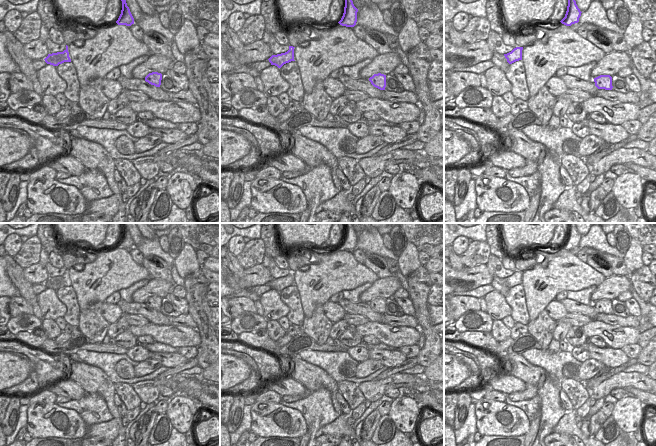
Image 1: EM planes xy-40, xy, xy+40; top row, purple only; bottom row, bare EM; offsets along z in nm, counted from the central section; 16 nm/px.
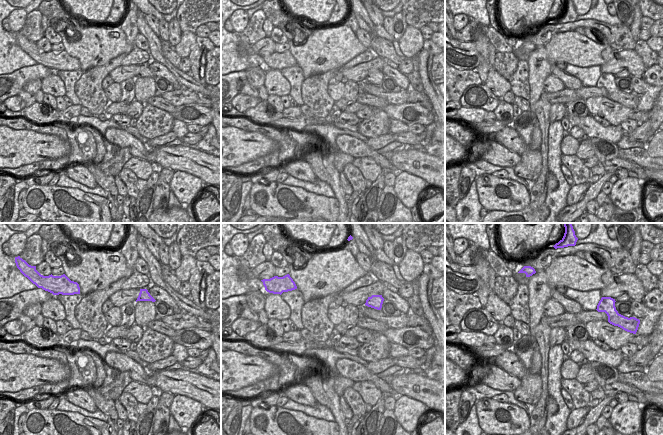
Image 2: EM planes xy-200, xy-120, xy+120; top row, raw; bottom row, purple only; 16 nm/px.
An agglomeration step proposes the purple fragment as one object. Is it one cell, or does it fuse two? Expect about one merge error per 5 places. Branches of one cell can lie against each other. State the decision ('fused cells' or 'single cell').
single cell

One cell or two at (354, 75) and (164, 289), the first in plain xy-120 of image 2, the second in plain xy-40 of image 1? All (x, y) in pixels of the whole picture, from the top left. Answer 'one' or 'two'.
one

